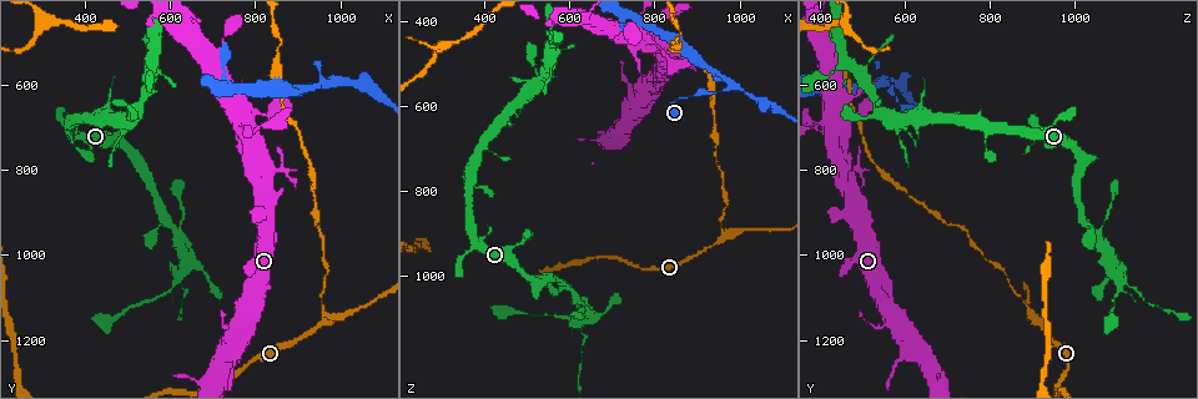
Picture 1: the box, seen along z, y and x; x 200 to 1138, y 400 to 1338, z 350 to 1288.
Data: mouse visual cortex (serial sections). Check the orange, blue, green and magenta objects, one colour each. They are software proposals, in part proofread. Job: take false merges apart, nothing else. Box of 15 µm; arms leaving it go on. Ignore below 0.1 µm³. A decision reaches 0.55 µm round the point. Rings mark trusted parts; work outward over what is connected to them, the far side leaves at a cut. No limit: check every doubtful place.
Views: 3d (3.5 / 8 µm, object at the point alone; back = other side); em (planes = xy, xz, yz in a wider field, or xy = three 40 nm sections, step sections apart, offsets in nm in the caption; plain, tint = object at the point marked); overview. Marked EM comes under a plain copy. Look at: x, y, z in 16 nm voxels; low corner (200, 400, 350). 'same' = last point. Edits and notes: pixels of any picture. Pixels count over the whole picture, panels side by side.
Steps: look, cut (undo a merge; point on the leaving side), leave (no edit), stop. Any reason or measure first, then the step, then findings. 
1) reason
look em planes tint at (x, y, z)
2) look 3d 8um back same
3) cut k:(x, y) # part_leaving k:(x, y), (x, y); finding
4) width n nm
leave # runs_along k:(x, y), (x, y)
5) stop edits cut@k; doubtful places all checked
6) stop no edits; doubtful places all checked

thick turns thin
look 3d 8um at (610, 1070, 1105)

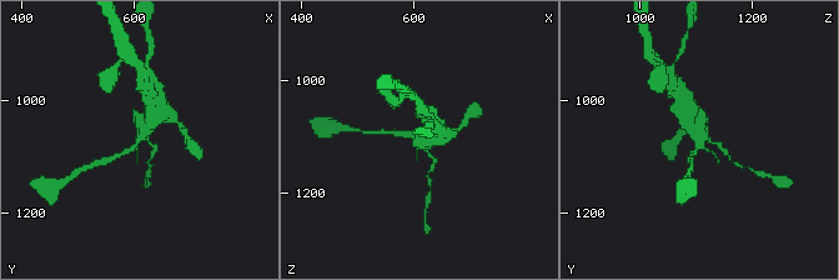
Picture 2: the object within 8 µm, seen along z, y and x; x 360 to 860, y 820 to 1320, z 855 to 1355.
look em xy step 1 tint at (610, 1070, 1100)

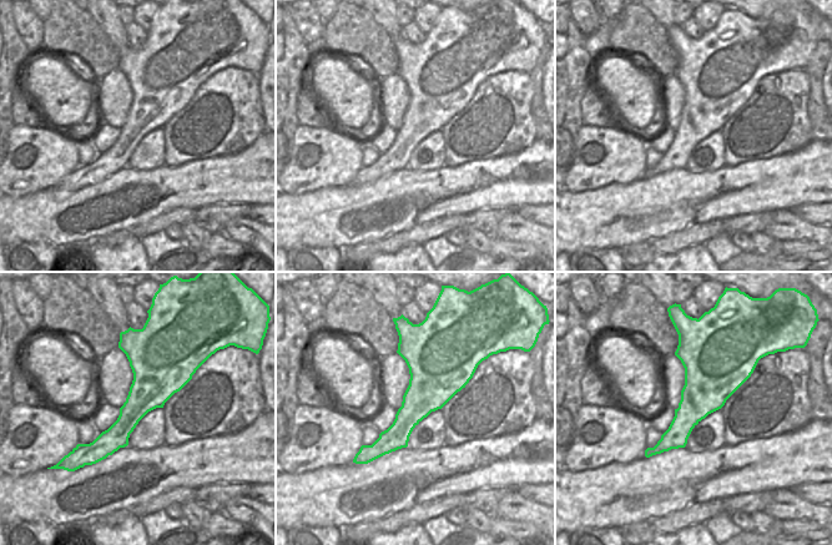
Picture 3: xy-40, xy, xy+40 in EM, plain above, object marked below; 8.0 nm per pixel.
leave # runs_along 2:(152, 106), (136, 145), (114, 159); all the same cell

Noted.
branch point
look 3d 8um at (970, 1150, 905)

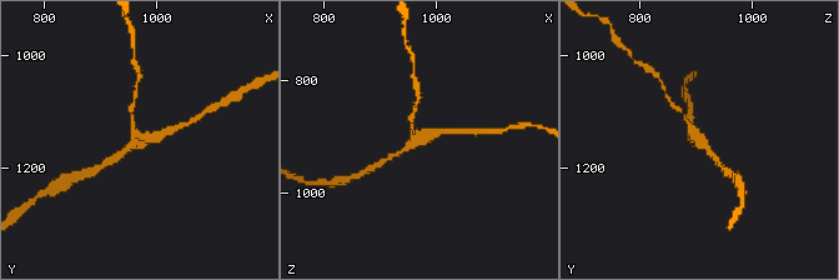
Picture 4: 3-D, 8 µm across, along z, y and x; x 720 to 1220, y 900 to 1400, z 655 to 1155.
arms 3; arm_widths 150, 200, 250 nm
look em xy step 2 tint at (960, 1155, 910)

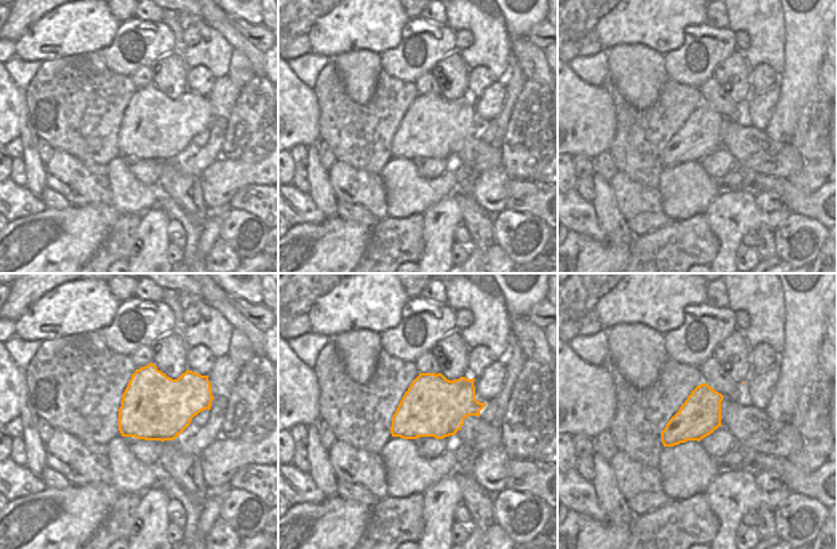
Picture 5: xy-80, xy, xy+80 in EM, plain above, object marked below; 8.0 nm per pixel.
leave # runs_along 4:(716, 160), (679, 110); one cell here

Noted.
three arms meet
look 3d 3.5um at (980, 595, 560)

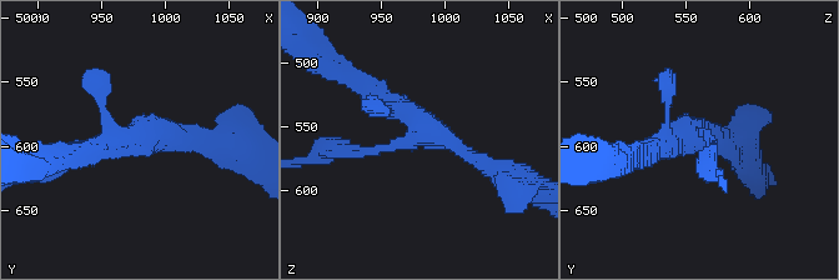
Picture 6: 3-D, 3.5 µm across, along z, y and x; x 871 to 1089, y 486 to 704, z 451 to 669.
leave # runs_along 6:(348, 150), (395, 148), (421, 131), (356, 84); one cell here

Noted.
stop no edits; doubtful places all checked

